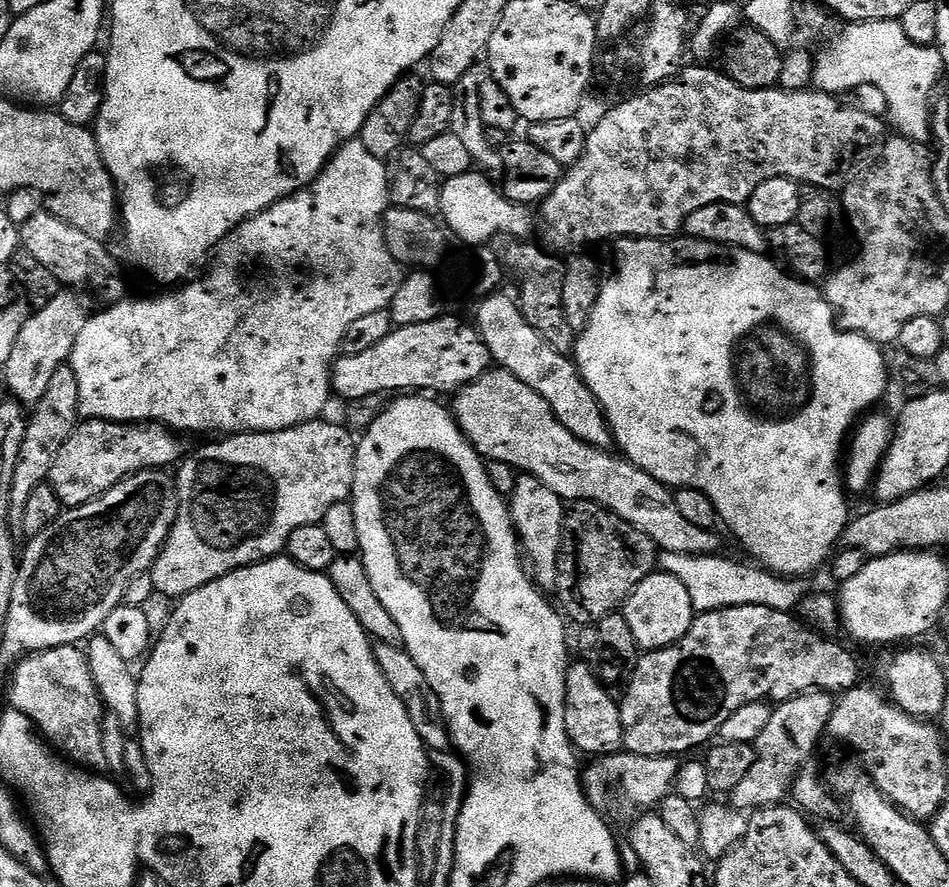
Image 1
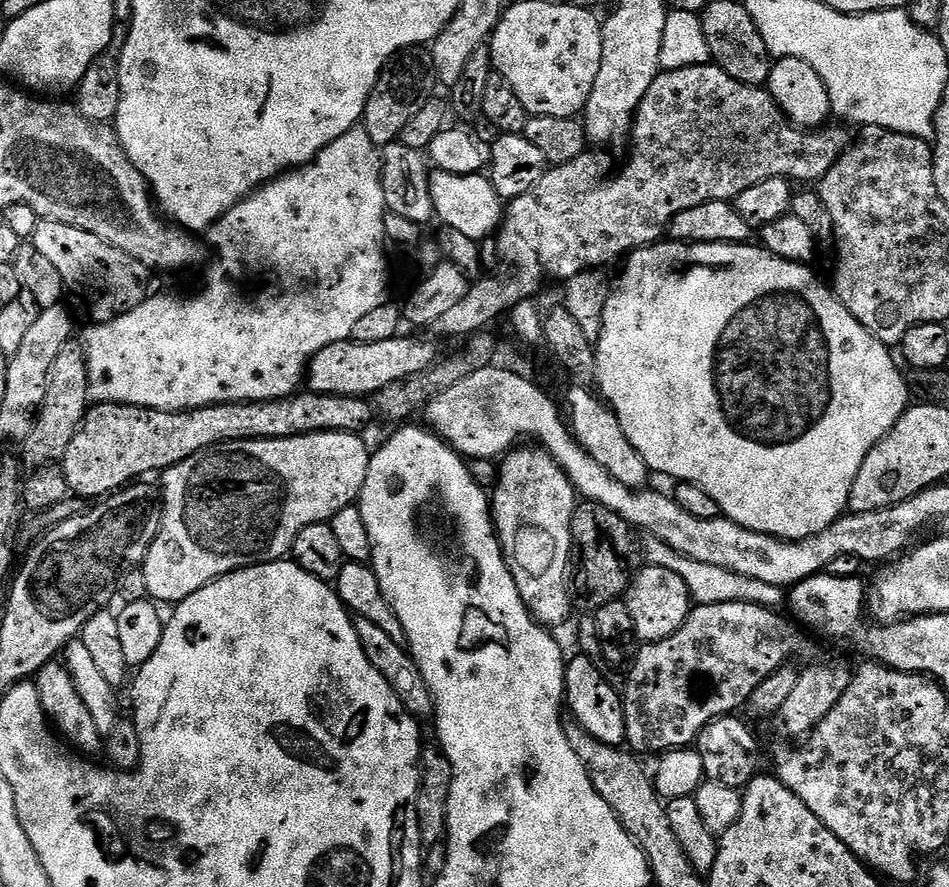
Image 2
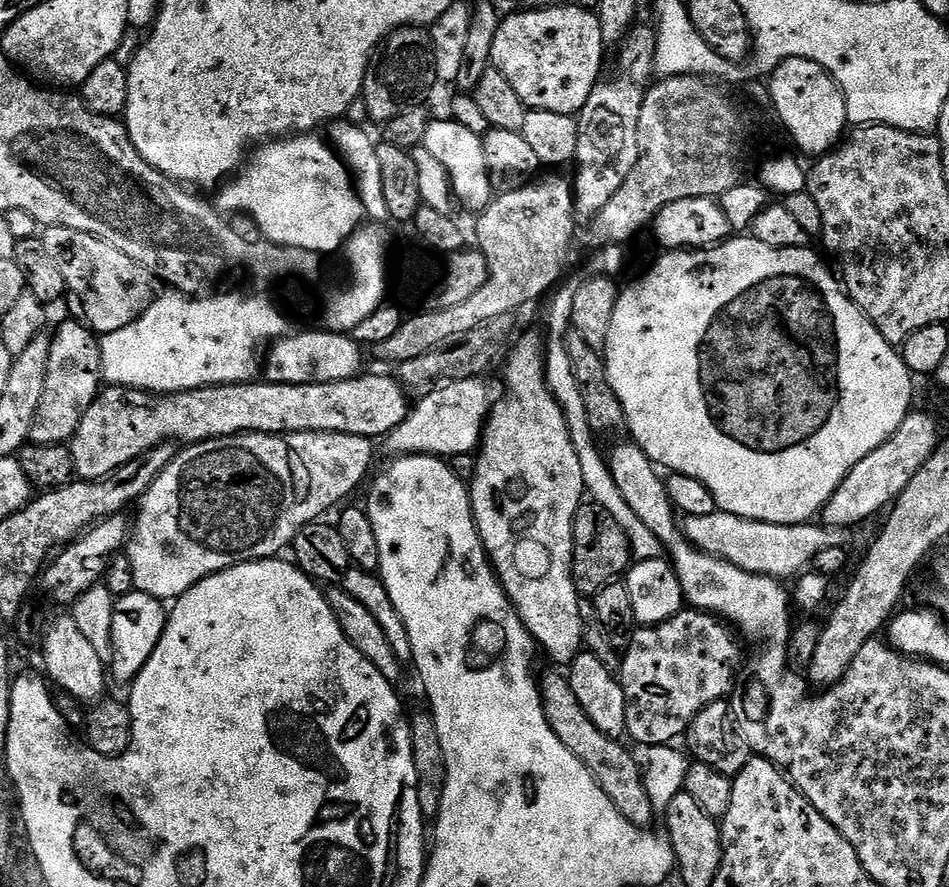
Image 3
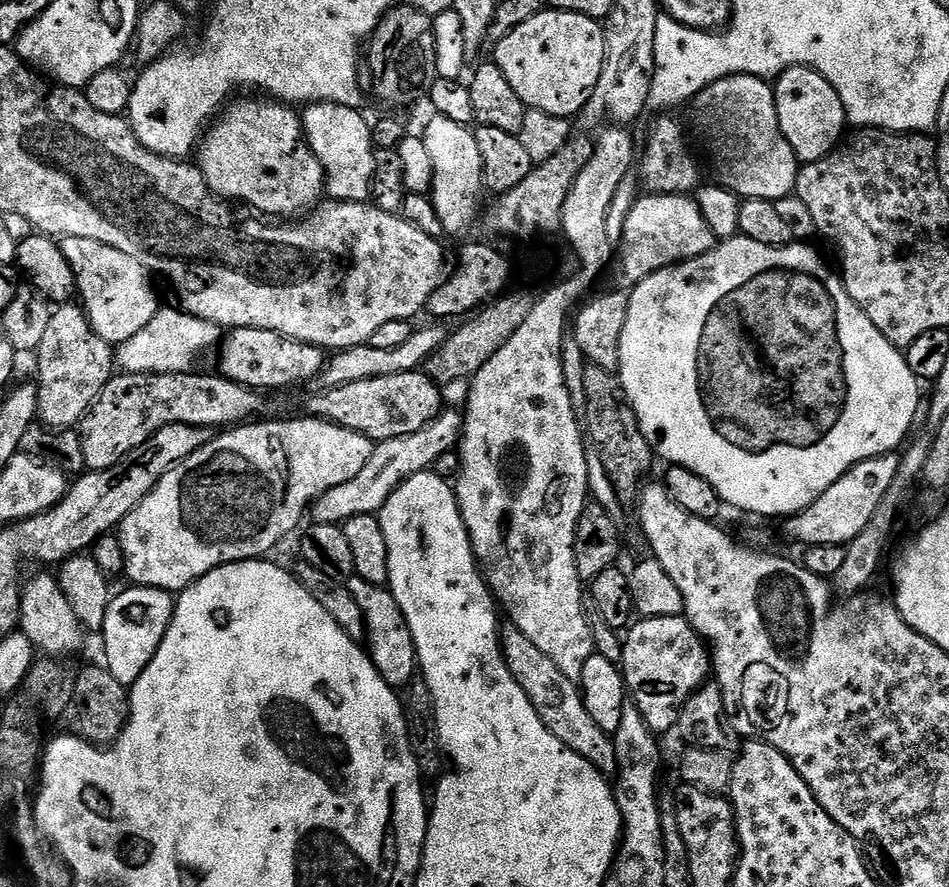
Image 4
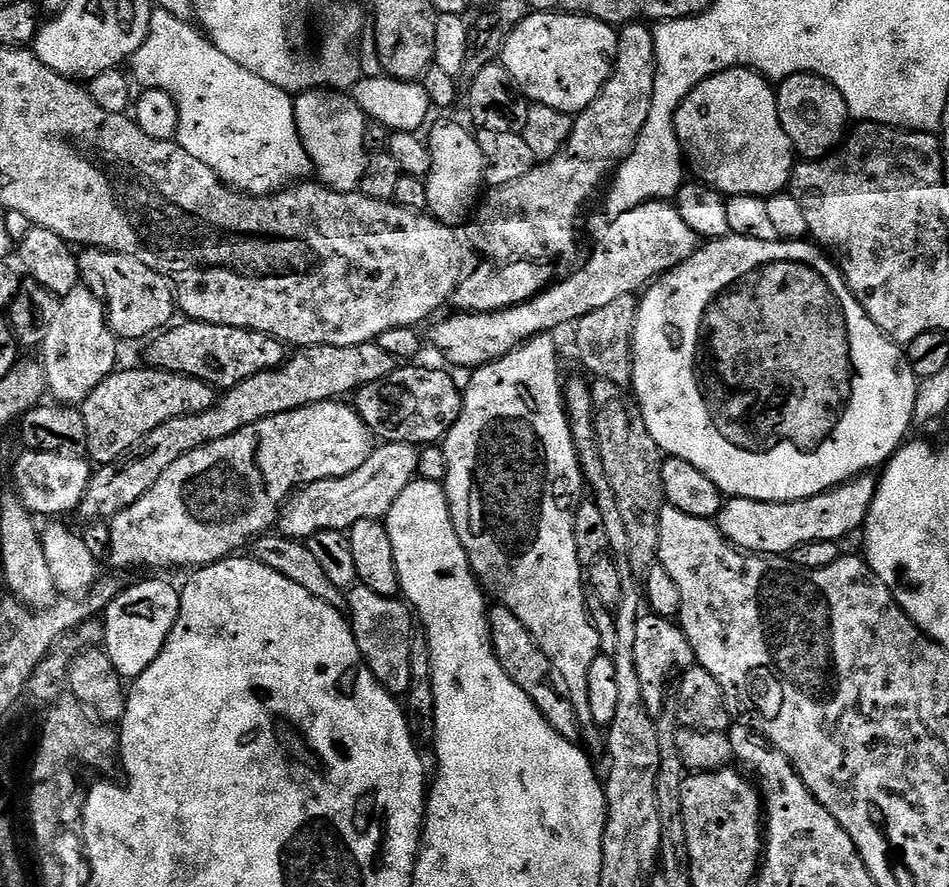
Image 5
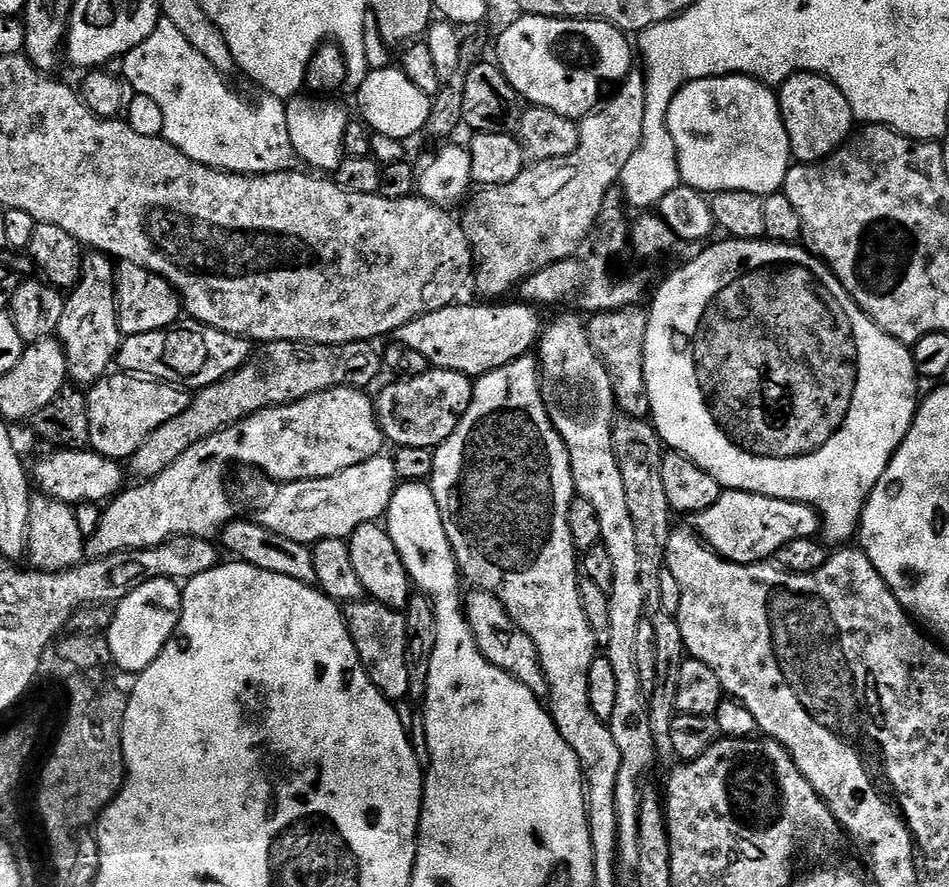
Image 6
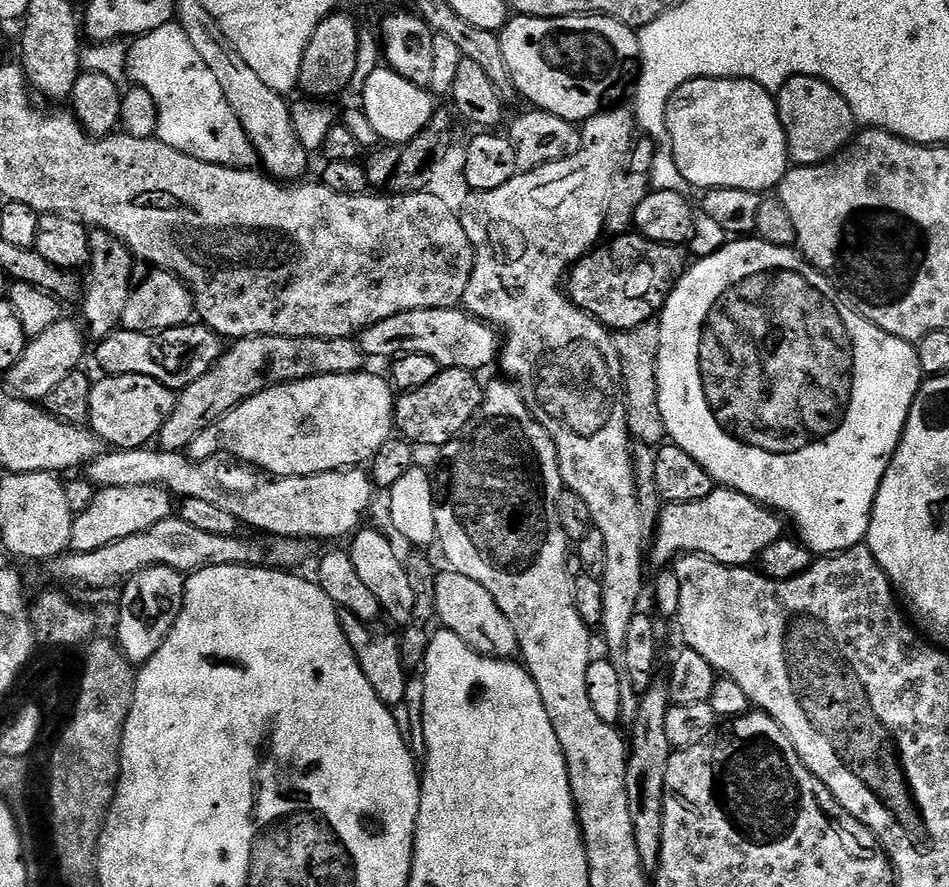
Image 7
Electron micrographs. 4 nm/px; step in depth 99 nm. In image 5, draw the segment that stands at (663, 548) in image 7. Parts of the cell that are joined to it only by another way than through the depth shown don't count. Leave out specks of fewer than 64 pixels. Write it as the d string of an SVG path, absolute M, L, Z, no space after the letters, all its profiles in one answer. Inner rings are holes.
M861 474L838 488L805 500L762 502L741 496L728 498L714 517L714 523L733 548L749 554L780 558L791 554L798 546L806 546L806 542L840 542L851 532L859 533L874 502L877 483L875 475Z

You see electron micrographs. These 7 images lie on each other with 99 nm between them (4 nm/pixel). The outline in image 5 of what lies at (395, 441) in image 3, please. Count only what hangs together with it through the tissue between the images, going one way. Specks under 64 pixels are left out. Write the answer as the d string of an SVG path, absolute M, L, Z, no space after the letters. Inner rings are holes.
M381 443L373 447L370 458L366 458L366 462L362 462L354 474L333 480L319 480L297 488L281 507L279 535L304 542L322 530L347 533L354 522L380 520L388 515L396 499L404 495L406 486L417 479L417 466L418 451L413 445Z

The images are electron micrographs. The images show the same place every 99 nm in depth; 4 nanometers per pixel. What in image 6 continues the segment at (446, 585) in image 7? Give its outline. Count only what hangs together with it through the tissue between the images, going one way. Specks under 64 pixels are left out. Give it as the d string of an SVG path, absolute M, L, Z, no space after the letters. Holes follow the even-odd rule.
M472 590L469 596L467 593L463 597L462 611L481 654L491 664L498 666L498 670L522 682L522 686L529 688L534 695L547 697L548 683L546 674L542 670L542 662L538 658L538 646L534 646L534 642L530 642L530 634L523 632L514 622L514 618L510 618L506 606L502 606L502 602L494 598L494 594Z

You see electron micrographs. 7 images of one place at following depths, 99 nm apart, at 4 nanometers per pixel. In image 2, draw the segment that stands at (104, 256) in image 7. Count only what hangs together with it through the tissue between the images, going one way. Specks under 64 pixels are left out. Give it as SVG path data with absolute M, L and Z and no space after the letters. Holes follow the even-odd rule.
M70 342L62 346L62 350L58 350L58 358L54 358L54 366L50 366L46 398L36 414L30 434L22 441L23 463L28 463L27 467L33 469L63 460L66 446L70 446L74 434L78 434L78 426L84 421L89 407L87 354L79 343Z

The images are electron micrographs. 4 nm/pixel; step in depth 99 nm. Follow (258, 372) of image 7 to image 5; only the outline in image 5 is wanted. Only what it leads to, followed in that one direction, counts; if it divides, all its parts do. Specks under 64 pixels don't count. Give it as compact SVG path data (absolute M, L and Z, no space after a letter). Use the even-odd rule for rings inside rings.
M374 342L358 346L315 344L309 348L297 347L293 352L296 353L293 356L291 353L274 370L254 374L254 378L246 378L246 382L238 382L227 389L210 410L170 418L170 422L162 422L158 430L150 430L142 442L138 442L120 459L99 465L93 471L90 486L86 486L86 494L80 500L78 516L81 516L81 521L111 518L134 506L134 502L138 502L138 498L142 498L142 494L146 494L146 490L150 490L150 486L154 486L154 482L158 482L158 478L162 478L162 474L166 474L178 458L190 454L190 450L198 450L210 442L222 442L222 438L230 438L230 434L238 434L238 430L278 414L302 410L318 402L336 402L351 397L361 388L370 386L370 382L386 378L398 367L397 360Z

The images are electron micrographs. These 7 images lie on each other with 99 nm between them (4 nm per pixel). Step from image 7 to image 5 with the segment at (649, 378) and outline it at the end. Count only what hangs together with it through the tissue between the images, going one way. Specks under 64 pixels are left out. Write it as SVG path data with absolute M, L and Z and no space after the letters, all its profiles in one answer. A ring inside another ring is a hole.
M635 295L616 299L606 306L593 310L591 314L586 314L586 318L576 321L574 331L576 331L576 356L580 359L580 364L589 372L589 377L606 382L614 382L614 386L627 389L632 383L632 331L636 325L636 310L638 300Z

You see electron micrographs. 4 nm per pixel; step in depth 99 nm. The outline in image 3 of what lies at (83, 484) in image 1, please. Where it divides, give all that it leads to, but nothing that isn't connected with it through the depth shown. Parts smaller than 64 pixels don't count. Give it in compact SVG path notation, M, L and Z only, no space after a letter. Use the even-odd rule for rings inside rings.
M361 374L353 380L342 382L322 382L302 386L267 382L214 385L168 395L157 395L155 392L136 388L105 387L90 406L90 410L82 414L82 422L78 422L78 430L70 441L76 476L82 480L100 480L103 476L109 476L114 470L126 466L126 462L146 454L146 450L165 442L187 446L201 444L204 440L242 436L250 432L261 432L267 436L288 436L292 432L337 432L369 438L387 437L389 432L395 430L407 418L410 411L410 396L399 379L392 377L391 380L388 376L368 375Z

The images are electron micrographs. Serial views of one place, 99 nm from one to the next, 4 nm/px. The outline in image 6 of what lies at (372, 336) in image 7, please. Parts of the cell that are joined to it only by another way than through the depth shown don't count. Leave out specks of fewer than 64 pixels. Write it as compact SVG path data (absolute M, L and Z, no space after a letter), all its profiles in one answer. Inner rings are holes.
M457 302L448 308L434 310L430 314L422 314L418 318L406 322L406 326L402 326L394 333L395 343L410 346L410 350L418 350L418 354L426 357L429 365L433 368L458 370L462 374L473 378L485 376L487 372L492 372L495 368L511 364L520 356L529 355L537 347L542 331L542 323L540 324L540 316L536 313L539 311L533 305L523 302L515 302L516 304L496 302L493 303L496 305L491 308L488 305L491 303L488 302L480 302L484 304L464 303Z

